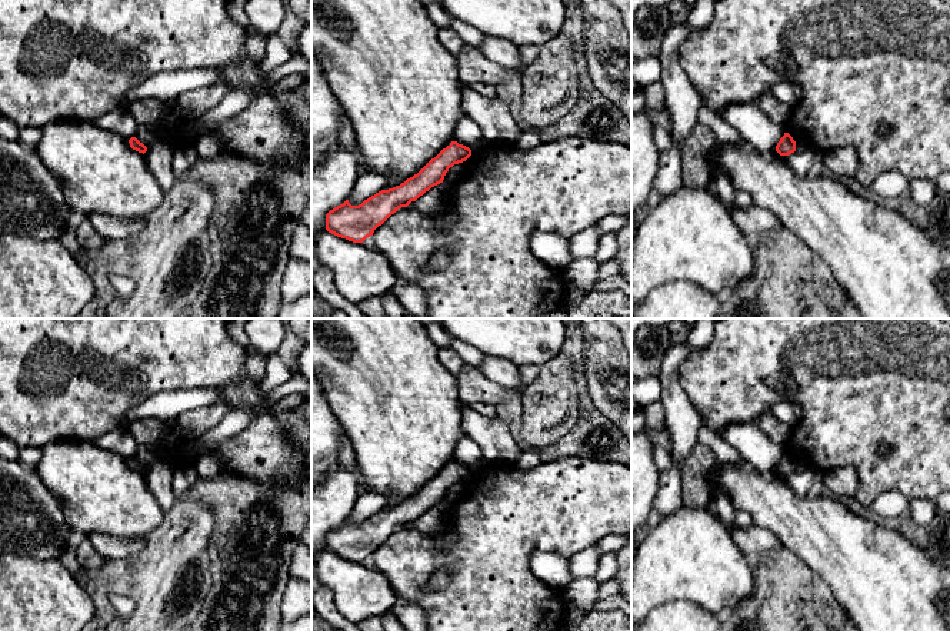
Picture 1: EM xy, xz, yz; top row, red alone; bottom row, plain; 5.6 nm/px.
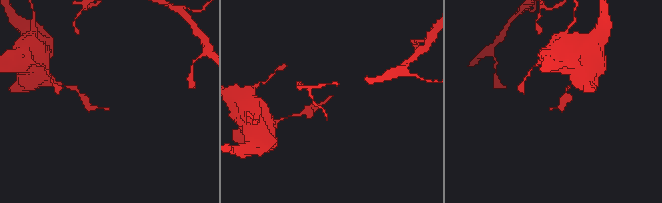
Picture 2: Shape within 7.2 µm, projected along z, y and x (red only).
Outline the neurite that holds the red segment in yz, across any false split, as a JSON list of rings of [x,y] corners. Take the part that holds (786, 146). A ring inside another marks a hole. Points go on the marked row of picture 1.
[[[784,133],[784,136],[780,138],[780,141],[776,146],[776,151],[780,156],[789,156],[796,151],[796,141],[789,133]]]

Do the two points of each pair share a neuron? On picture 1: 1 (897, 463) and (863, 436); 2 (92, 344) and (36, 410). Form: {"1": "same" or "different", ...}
{"1": "same", "2": "same"}

